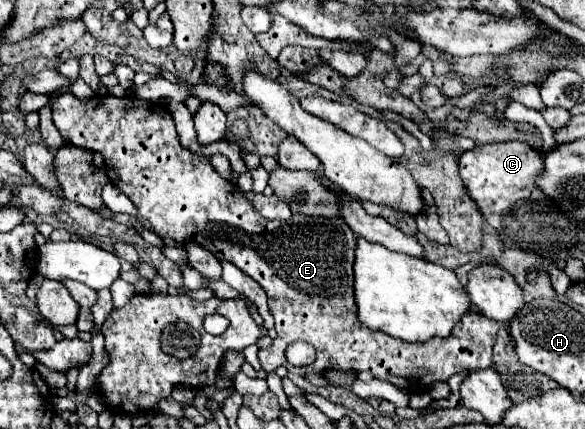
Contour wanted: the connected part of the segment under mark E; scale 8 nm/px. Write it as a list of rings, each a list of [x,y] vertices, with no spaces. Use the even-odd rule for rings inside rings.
[[[61,93],[53,101],[51,111],[53,123],[67,143],[103,155],[109,181],[133,201],[141,217],[153,225],[159,237],[173,239],[177,243],[193,239],[205,249],[209,249],[219,261],[225,259],[233,263],[265,289],[269,297],[269,311],[275,317],[277,331],[273,343],[265,351],[259,351],[259,361],[267,373],[275,371],[277,367],[287,367],[295,375],[323,371],[369,371],[375,379],[389,381],[391,385],[405,389],[407,393],[423,393],[433,383],[449,381],[453,373],[461,373],[463,369],[475,371],[491,367],[491,355],[499,323],[487,319],[485,315],[469,311],[453,327],[451,337],[435,337],[427,343],[415,345],[389,337],[387,333],[373,331],[365,327],[361,321],[357,321],[357,305],[353,301],[355,233],[349,229],[343,217],[293,215],[289,221],[267,221],[265,217],[255,213],[245,193],[231,181],[223,179],[203,155],[195,155],[189,149],[181,147],[175,131],[175,121],[163,105],[113,95],[95,95],[91,99],[81,101],[73,93]],[[293,341],[311,343],[317,351],[315,363],[307,367],[291,365],[285,359],[285,347]]]

